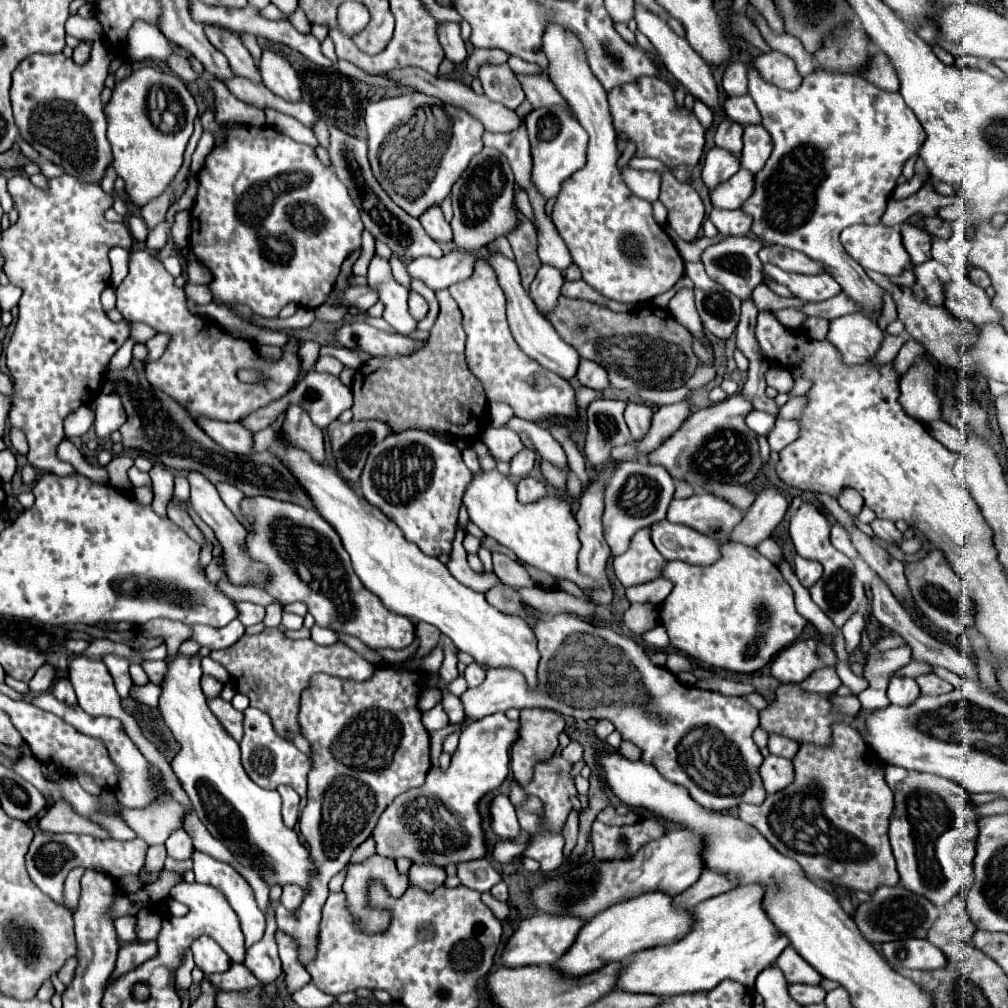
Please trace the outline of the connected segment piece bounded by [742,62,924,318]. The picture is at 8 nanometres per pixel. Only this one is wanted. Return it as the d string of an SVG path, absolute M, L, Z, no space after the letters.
M748 62L748 92L762 114L762 126L774 140L772 156L768 158L764 170L756 174L754 196L750 196L746 206L742 206L754 218L752 232L764 244L794 248L808 254L808 258L822 262L842 286L842 292L862 304L866 316L876 318L876 310L882 310L882 290L866 276L864 268L848 256L838 236L852 224L880 222L906 160L916 156L922 148L924 130L918 124L918 118L910 108L906 108L906 102L898 92L880 90L856 74L832 74L816 70L802 80L798 90L786 92L766 82L754 64Z

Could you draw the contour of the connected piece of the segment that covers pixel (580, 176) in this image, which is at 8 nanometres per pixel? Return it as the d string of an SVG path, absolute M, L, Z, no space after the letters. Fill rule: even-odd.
M550 22L542 48L548 58L548 78L570 104L576 120L588 132L588 160L574 172L556 196L552 220L566 242L572 260L582 270L582 280L616 302L636 304L668 292L684 276L684 260L652 216L652 204L634 196L620 178L616 134L610 122L606 90L592 74L582 42L564 26Z

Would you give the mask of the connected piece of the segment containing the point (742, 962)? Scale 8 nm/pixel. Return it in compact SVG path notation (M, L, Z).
M748 884L748 886L738 886L738 888L734 888L734 890L726 892L726 894L720 894L720 896L716 896L716 898L710 898L710 900L700 902L698 906L692 908L692 914L694 914L692 924L694 924L694 926L692 926L690 934L686 934L682 940L678 940L678 942L674 942L674 944L648 948L648 950L640 950L638 954L634 954L634 956L632 956L632 958L622 966L622 970L618 972L618 978L616 978L616 990L630 992L630 994L654 994L654 996L660 996L660 998L662 998L662 996L672 996L672 994L694 994L694 992L706 992L706 990L716 988L722 980L736 980L736 982L740 982L740 984L744 984L746 988L752 988L756 976L758 976L766 966L774 964L776 958L780 956L780 952L788 946L788 938L786 938L782 932L778 932L778 928L768 920L766 912L762 910L762 906L760 906L760 902L762 902L762 894L764 894L764 886L760 886L760 884Z

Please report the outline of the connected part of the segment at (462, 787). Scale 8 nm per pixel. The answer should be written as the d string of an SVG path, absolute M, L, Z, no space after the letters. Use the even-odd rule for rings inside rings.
M504 712L468 722L460 732L460 744L452 756L450 768L446 772L432 768L420 788L400 794L384 810L374 830L376 852L388 858L406 856L412 862L438 862L440 866L482 858L486 848L476 806L486 792L506 780L510 772L510 748L518 740L518 728L518 720L508 720ZM444 810L456 818L444 818Z

